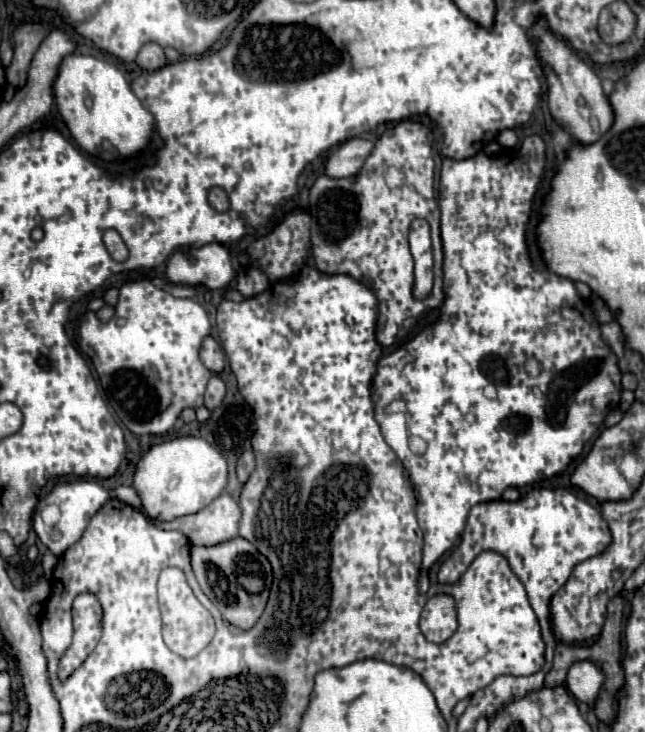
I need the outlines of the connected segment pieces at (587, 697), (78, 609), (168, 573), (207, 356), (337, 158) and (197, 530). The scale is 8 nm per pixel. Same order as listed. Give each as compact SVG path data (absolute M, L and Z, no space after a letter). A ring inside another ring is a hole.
M584 660L584 662L576 662L570 666L566 686L576 700L586 702L586 704L594 704L598 690L602 686L602 680L604 680L602 672L592 662Z
M80 594L72 604L72 614L74 614L74 640L58 664L58 678L62 682L78 666L82 666L82 662L94 650L102 634L100 626L102 610L92 594Z
M166 568L160 574L158 580L158 600L160 600L160 610L162 610L162 636L166 646L184 656L184 658L192 658L196 656L202 648L206 648L214 636L214 618L210 616L210 612L198 602L198 598L192 594L190 586L186 584L184 572L180 568Z
M206 336L206 338L202 340L200 358L202 358L204 366L206 366L210 372L214 372L214 374L218 374L218 372L224 368L224 352L222 352L220 344L218 344L212 336Z
M360 138L346 140L328 156L324 174L330 178L354 176L360 170L360 166L364 164L370 150L372 150L372 142L368 142L368 140L360 140Z
M220 494L204 510L160 524L164 530L182 532L194 546L214 546L238 534L240 506L230 494Z

